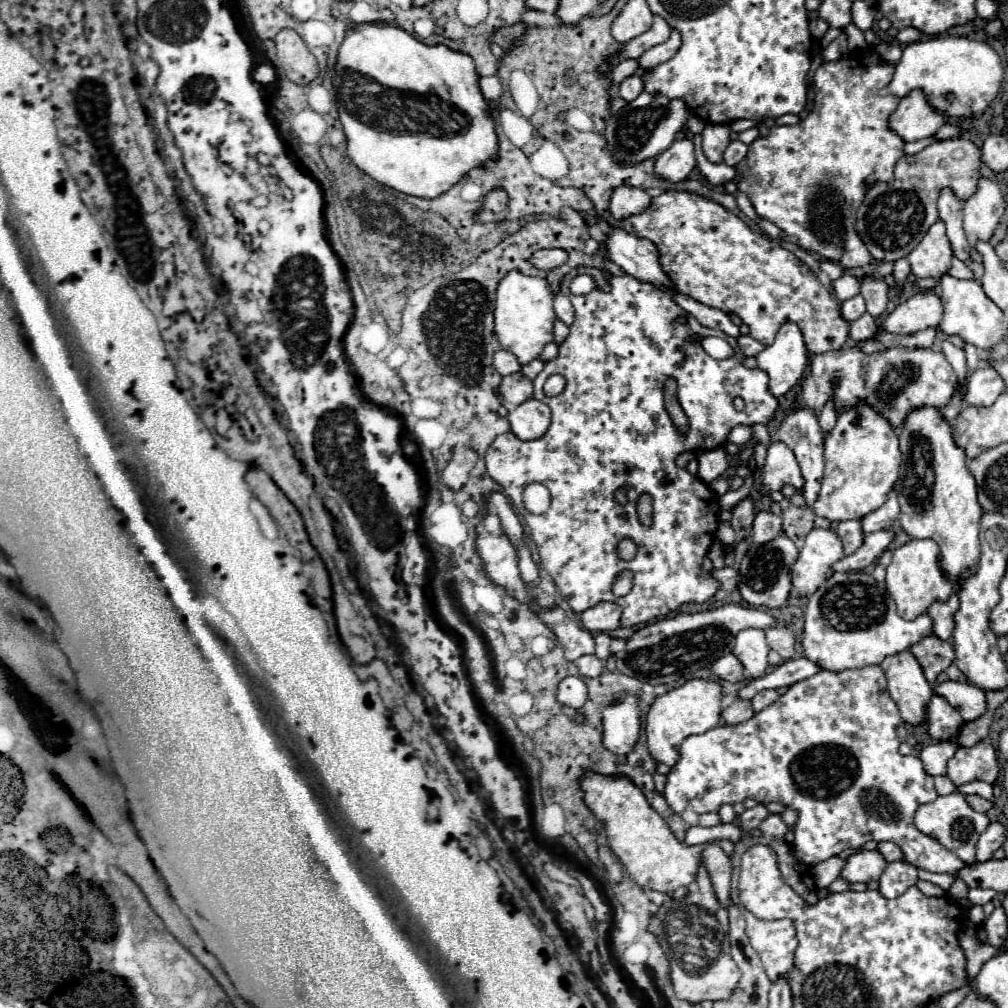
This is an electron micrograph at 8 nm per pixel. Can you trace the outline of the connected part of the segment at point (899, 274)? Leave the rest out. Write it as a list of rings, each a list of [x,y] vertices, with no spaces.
[[[899,259],[895,261],[895,269],[893,269],[893,275],[895,275],[895,289],[897,291],[903,291],[903,285],[907,281],[907,275],[911,273],[911,267],[909,267],[909,261],[907,259]]]

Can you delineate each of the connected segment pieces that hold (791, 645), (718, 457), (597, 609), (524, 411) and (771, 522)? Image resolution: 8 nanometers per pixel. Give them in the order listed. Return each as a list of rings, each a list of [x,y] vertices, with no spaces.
[[[771,627],[765,631],[767,643],[775,649],[783,659],[791,659],[795,655],[795,635],[787,627]]]
[[[721,447],[699,453],[697,461],[699,461],[697,477],[701,481],[705,481],[705,483],[711,483],[713,479],[717,479],[727,469],[727,455],[725,455],[725,451]]]
[[[601,601],[599,605],[583,611],[581,621],[591,633],[603,633],[603,631],[613,631],[619,627],[621,619],[621,607],[609,601]]]
[[[529,397],[509,413],[511,431],[521,441],[539,439],[549,429],[549,423],[551,423],[551,411],[543,401],[535,397]]]
[[[759,511],[753,521],[751,541],[757,545],[767,543],[767,541],[775,539],[779,535],[779,531],[781,531],[781,517],[773,515],[771,511]]]

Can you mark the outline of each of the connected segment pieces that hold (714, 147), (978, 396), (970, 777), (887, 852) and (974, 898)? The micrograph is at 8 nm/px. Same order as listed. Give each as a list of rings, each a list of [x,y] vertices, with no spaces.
[[[707,123],[703,129],[703,153],[711,163],[721,163],[723,161],[723,151],[729,145],[729,135],[731,129],[729,125],[713,125]]]
[[[981,367],[971,373],[963,401],[967,407],[989,407],[1003,391],[1005,385],[999,373],[991,367]]]
[[[979,741],[973,747],[959,747],[947,763],[947,777],[955,785],[971,781],[985,781],[993,785],[999,775],[1001,765],[989,741]]]
[[[889,841],[879,843],[879,845],[877,845],[877,851],[879,851],[887,861],[901,861],[901,859],[903,859],[901,849],[899,849],[895,843],[889,843]]]
[[[969,889],[967,901],[969,901],[969,905],[985,905],[995,895],[997,895],[997,891],[993,891],[993,889]]]

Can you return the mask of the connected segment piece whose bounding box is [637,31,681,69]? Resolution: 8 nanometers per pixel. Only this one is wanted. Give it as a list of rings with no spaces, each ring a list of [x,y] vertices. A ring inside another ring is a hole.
[[[673,31],[671,37],[669,37],[665,43],[655,45],[655,47],[651,47],[649,51],[645,51],[645,53],[637,59],[637,65],[643,67],[643,69],[649,69],[649,67],[655,67],[655,65],[659,65],[659,63],[663,63],[663,61],[669,61],[669,59],[677,53],[679,45],[681,45],[681,35],[679,35],[677,31]]]

